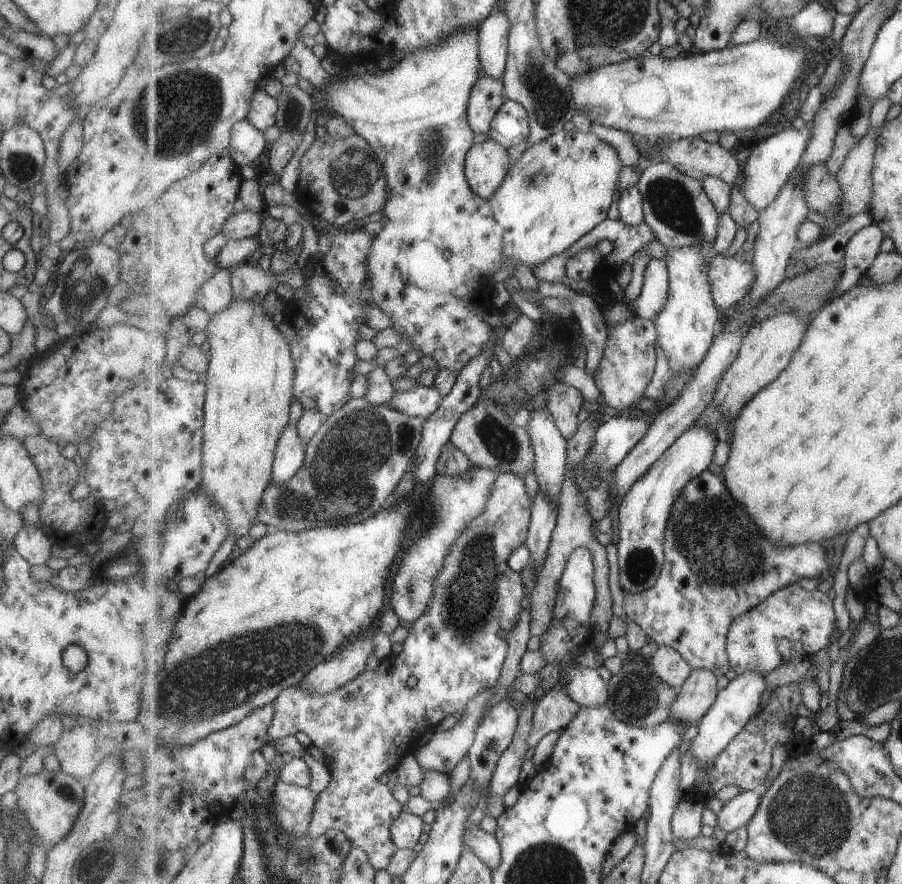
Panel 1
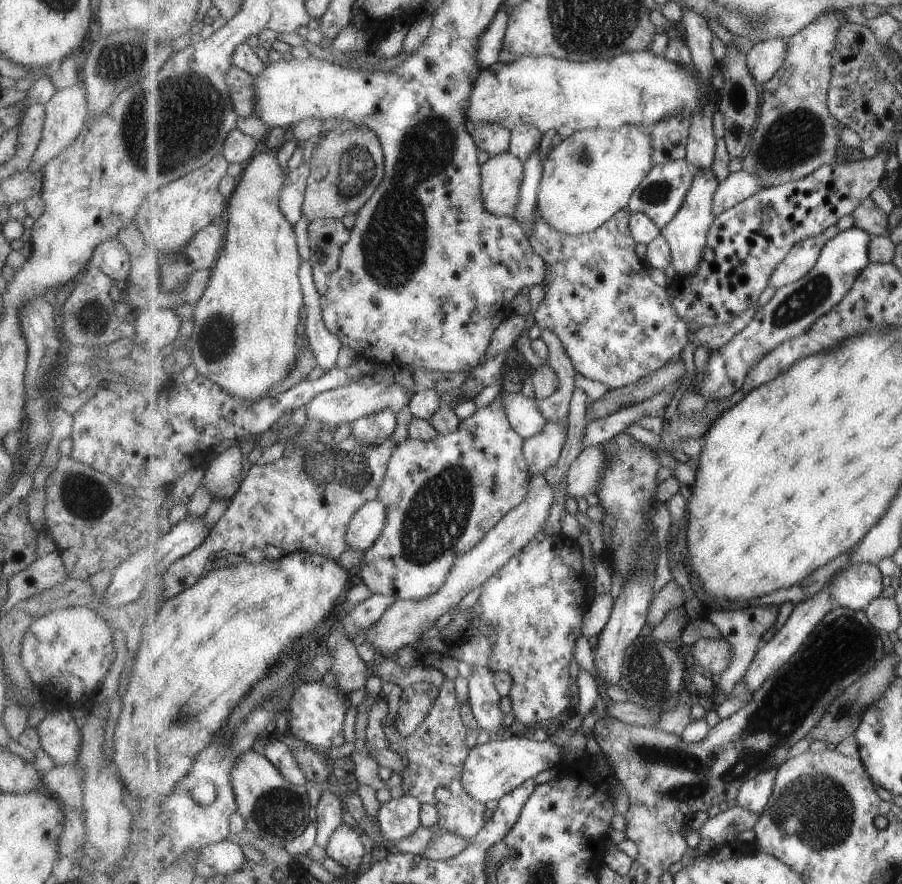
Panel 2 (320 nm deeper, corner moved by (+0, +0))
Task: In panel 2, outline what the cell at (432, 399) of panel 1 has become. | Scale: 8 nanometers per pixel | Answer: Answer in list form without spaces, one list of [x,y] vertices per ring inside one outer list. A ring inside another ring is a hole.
[[[385,409],[360,418],[353,423],[351,436],[361,440],[364,445],[378,447],[395,432],[395,414],[393,410]]]

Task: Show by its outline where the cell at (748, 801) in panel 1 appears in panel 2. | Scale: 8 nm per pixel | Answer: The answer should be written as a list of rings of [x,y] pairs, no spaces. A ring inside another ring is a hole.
[[[778,768],[767,769],[759,776],[748,780],[741,788],[735,804],[739,804],[756,813],[761,813],[771,800]]]

